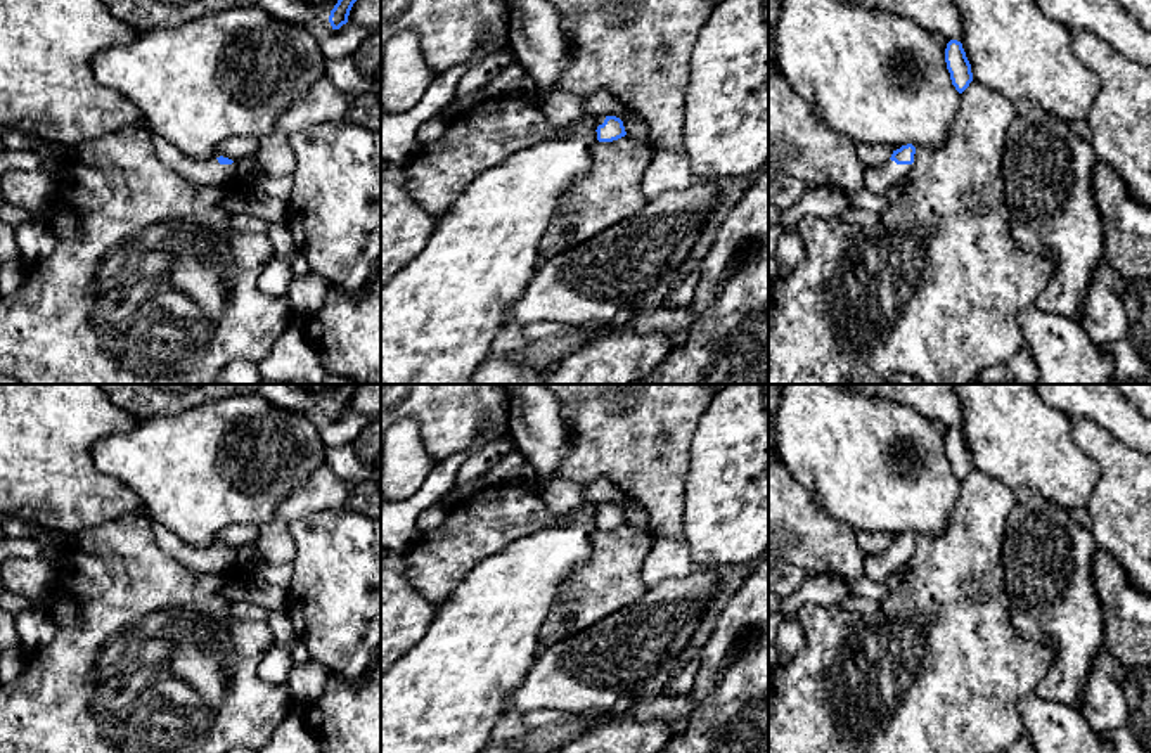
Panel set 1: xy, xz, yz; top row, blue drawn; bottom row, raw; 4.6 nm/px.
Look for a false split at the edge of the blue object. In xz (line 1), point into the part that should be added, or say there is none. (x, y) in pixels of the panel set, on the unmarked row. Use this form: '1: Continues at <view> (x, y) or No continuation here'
1: Continues at xz (561, 495)

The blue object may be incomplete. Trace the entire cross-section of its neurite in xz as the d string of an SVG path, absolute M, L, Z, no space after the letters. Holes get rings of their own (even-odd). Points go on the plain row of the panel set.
M537 478L531 488L556 514L569 514L587 504L595 509L599 530L613 530L627 523L623 509L616 504L592 502L585 497L585 485L563 478Z

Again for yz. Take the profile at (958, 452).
M950 428L947 431L945 450L950 460L952 473L959 481L962 481L973 469L973 460L961 429Z

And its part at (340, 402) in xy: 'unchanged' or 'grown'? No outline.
unchanged

